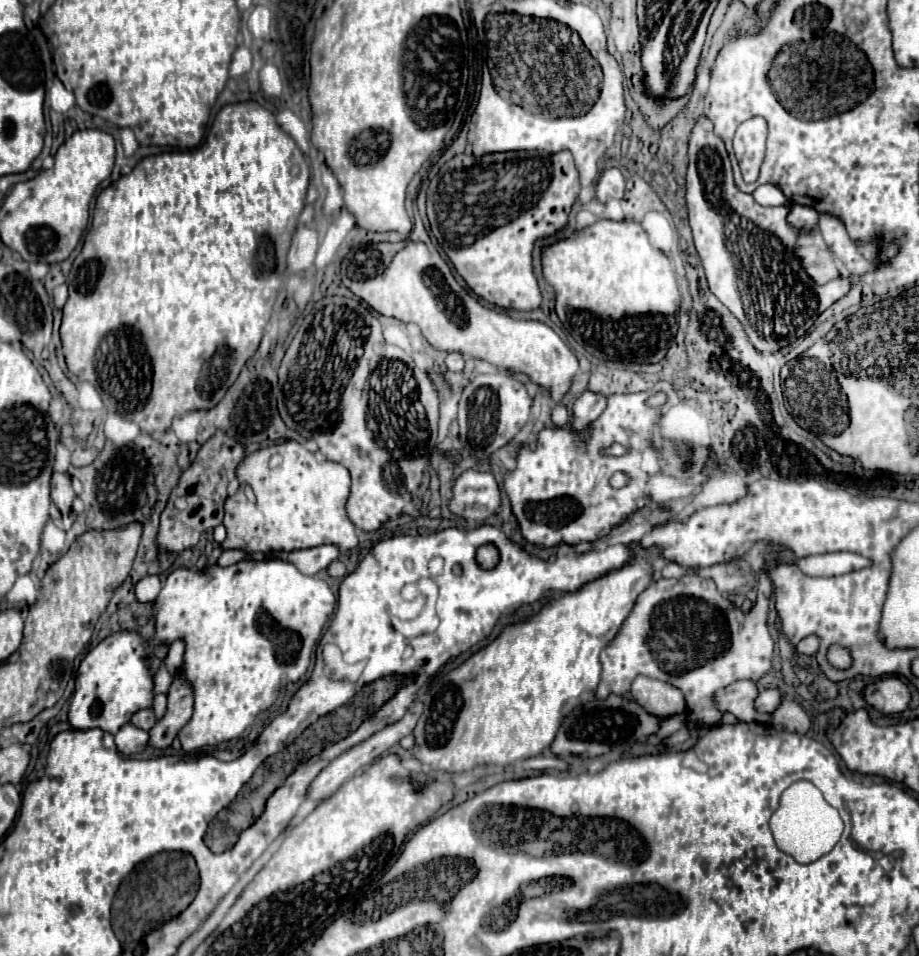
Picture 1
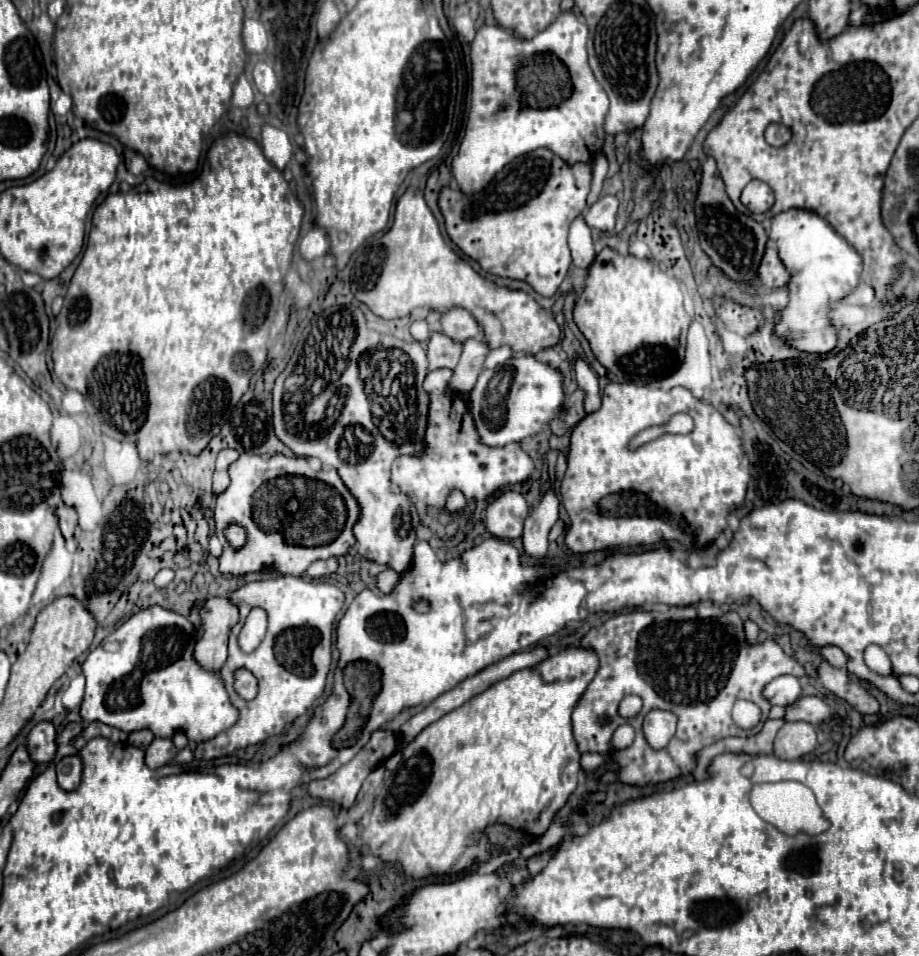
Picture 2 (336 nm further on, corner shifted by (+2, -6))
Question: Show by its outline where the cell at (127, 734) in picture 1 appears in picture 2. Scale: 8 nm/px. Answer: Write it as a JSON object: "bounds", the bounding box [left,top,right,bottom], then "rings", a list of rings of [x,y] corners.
{"bounds":[146,738,176,768],"rings":[[[154,738],[152,744],[146,748],[146,766],[148,768],[160,768],[166,762],[170,762],[176,754],[176,748],[170,738]]]}

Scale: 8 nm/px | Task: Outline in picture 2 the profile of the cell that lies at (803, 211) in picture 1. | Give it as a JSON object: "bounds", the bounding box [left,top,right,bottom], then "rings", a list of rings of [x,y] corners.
{"bounds":[770,208,862,354],"rings":[[[792,208],[780,212],[772,218],[770,224],[770,240],[776,242],[780,258],[790,272],[790,302],[782,310],[776,332],[788,342],[804,352],[826,354],[836,346],[836,328],[828,320],[828,310],[834,302],[842,300],[850,294],[860,282],[862,258],[848,246],[832,226],[820,218],[816,212]]]}

